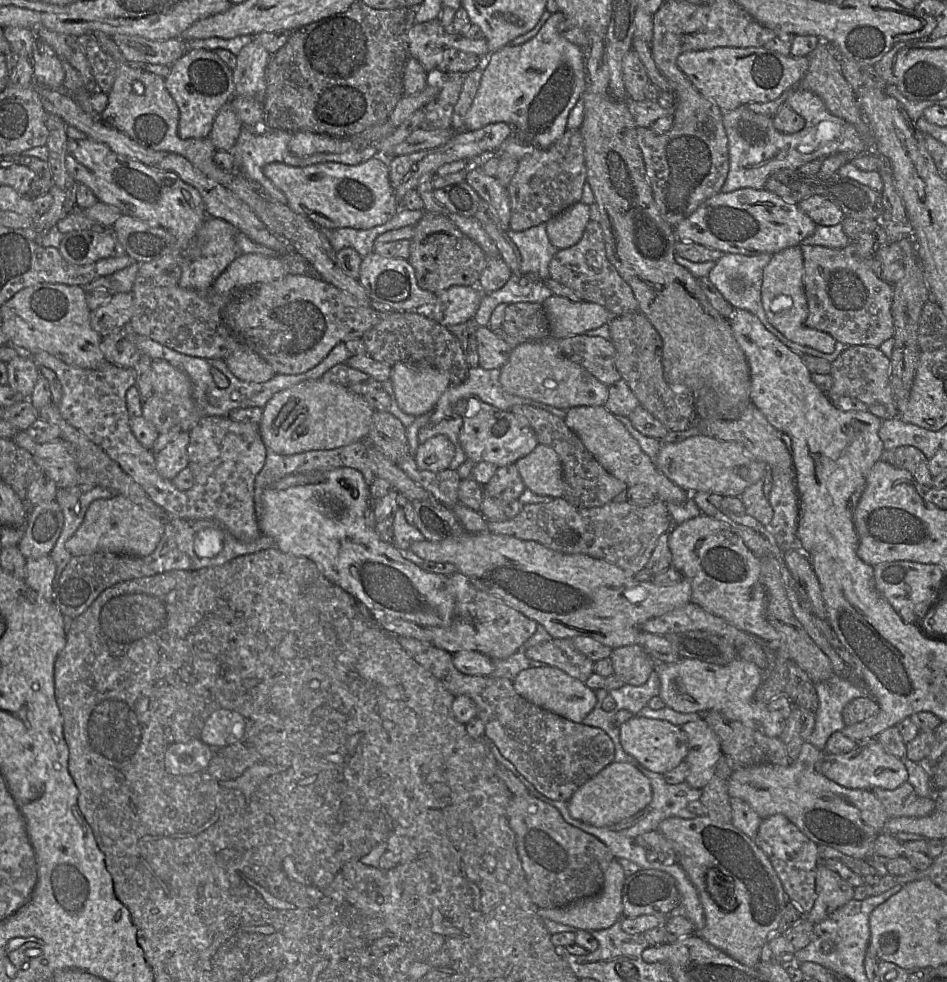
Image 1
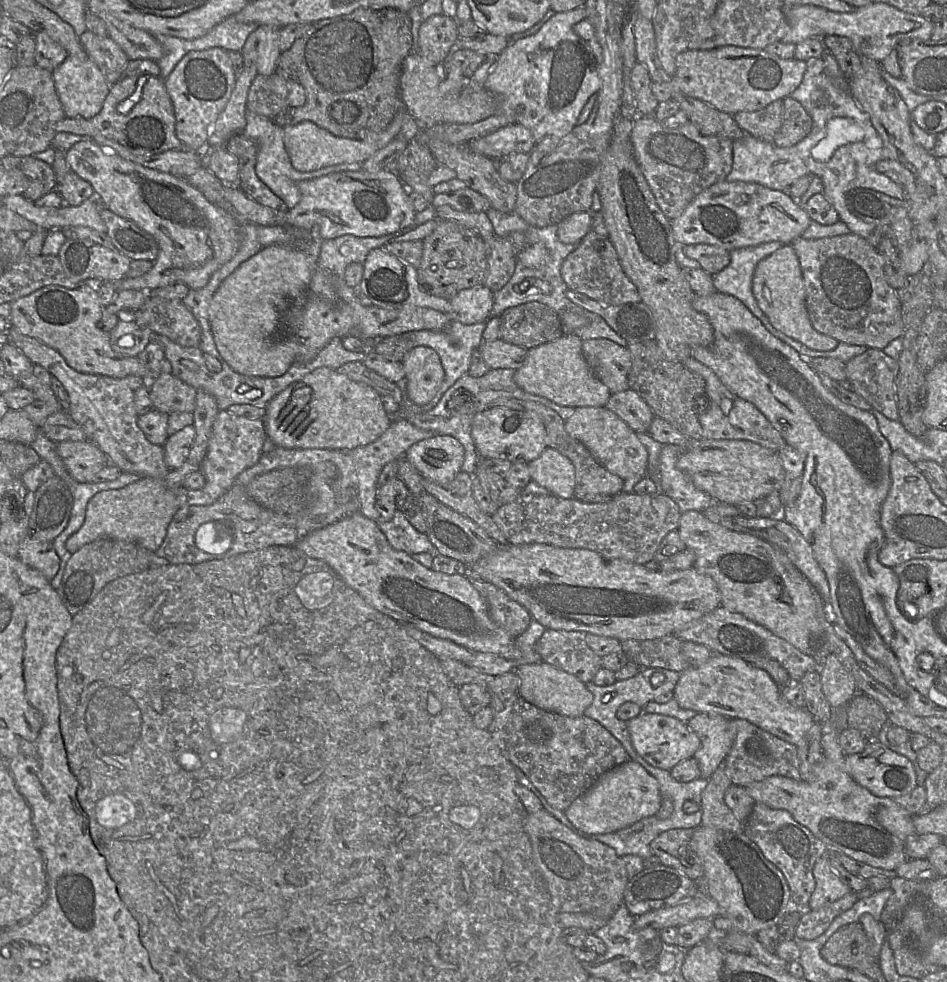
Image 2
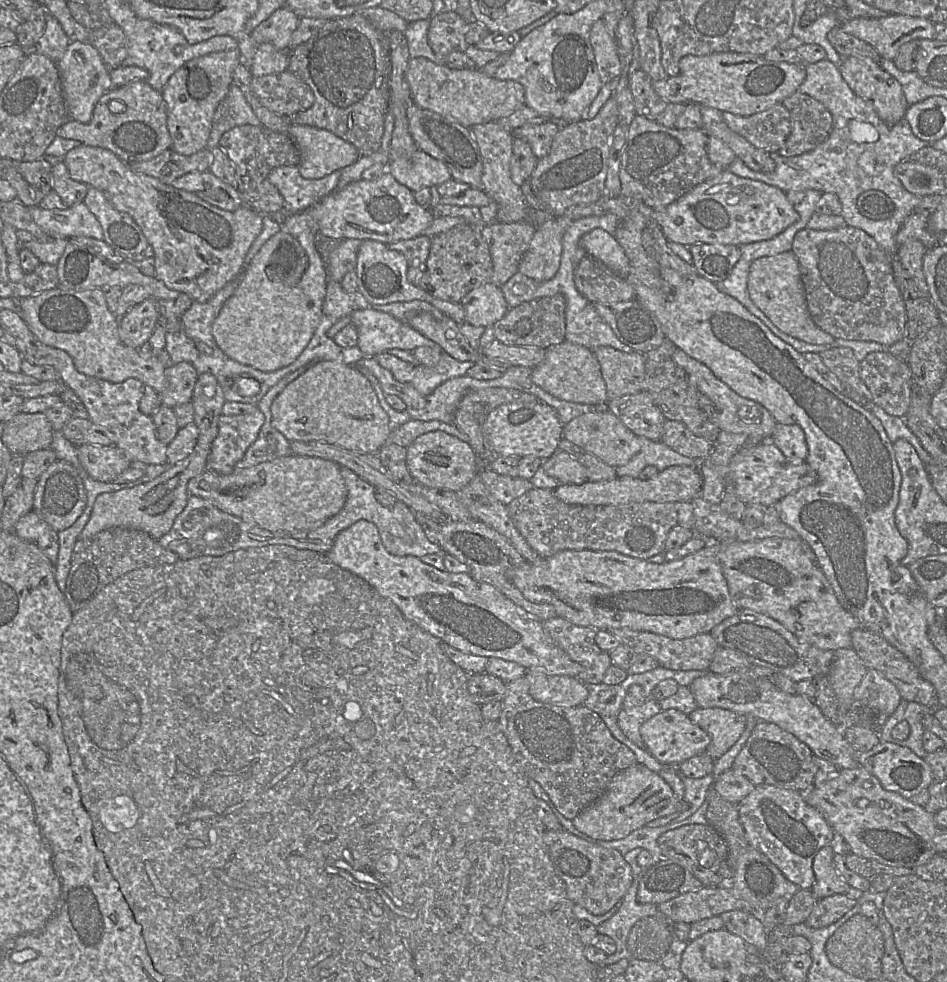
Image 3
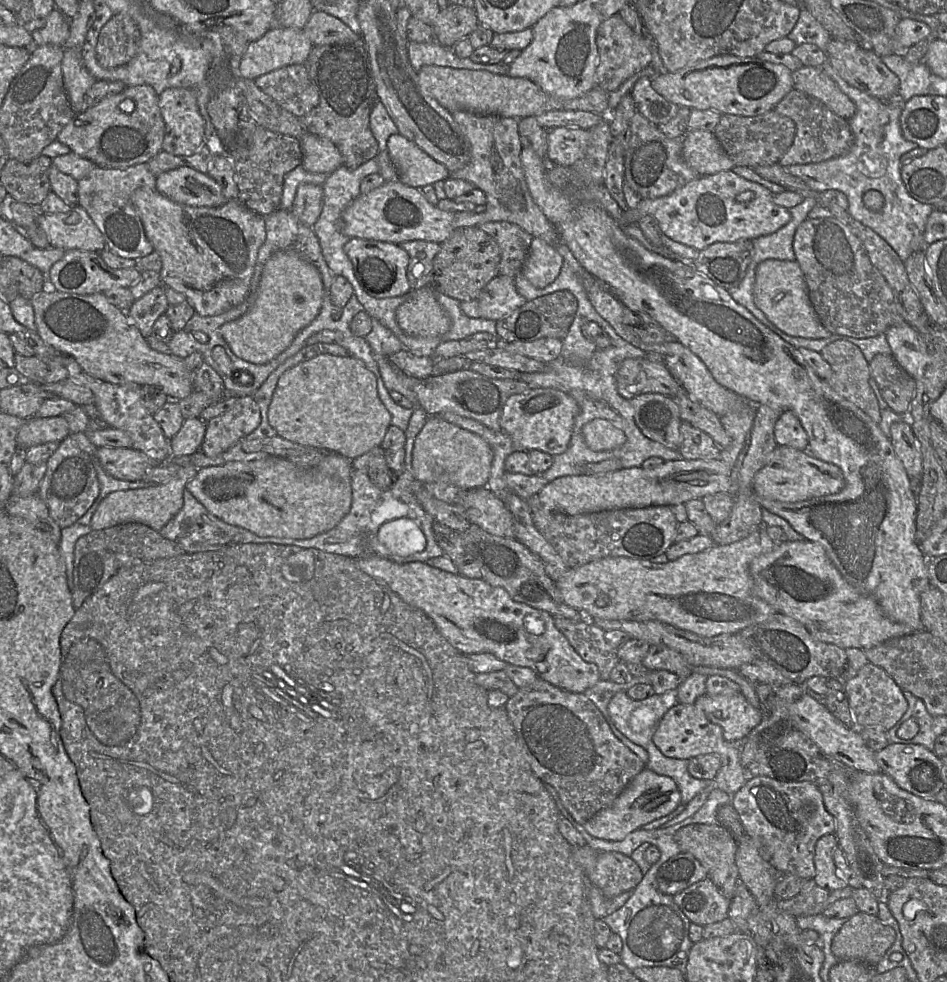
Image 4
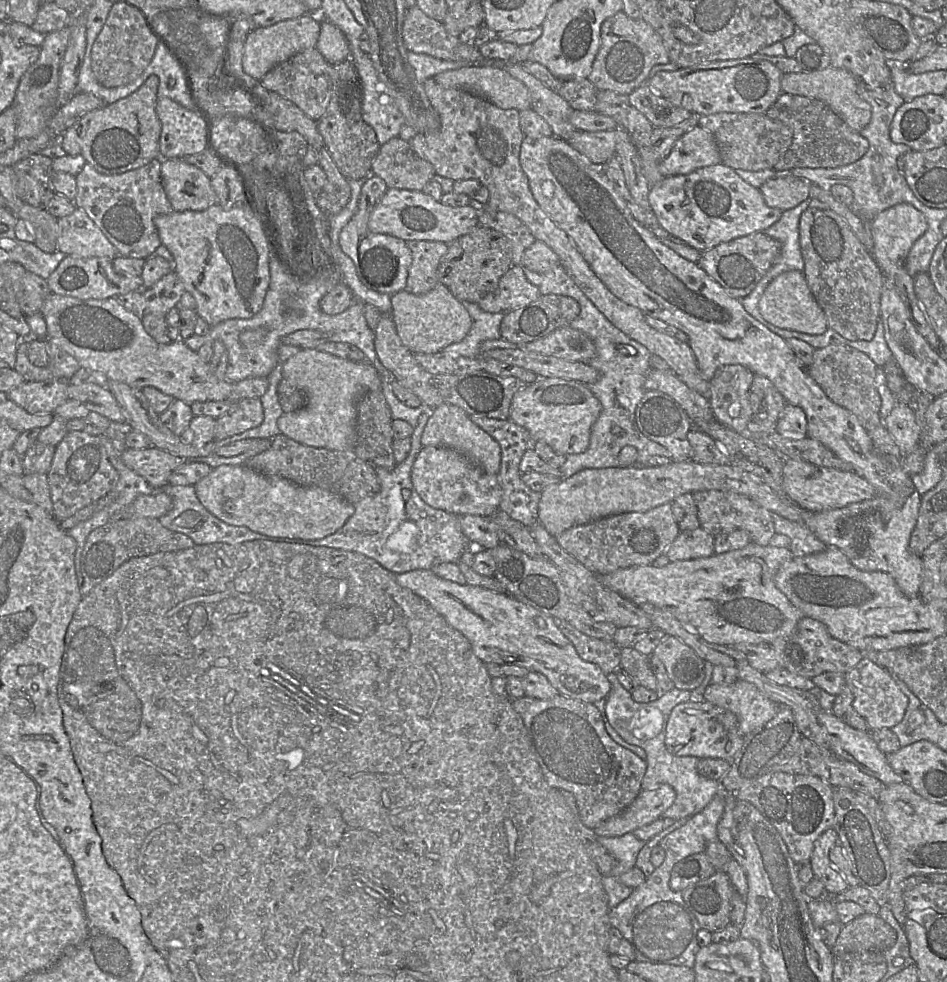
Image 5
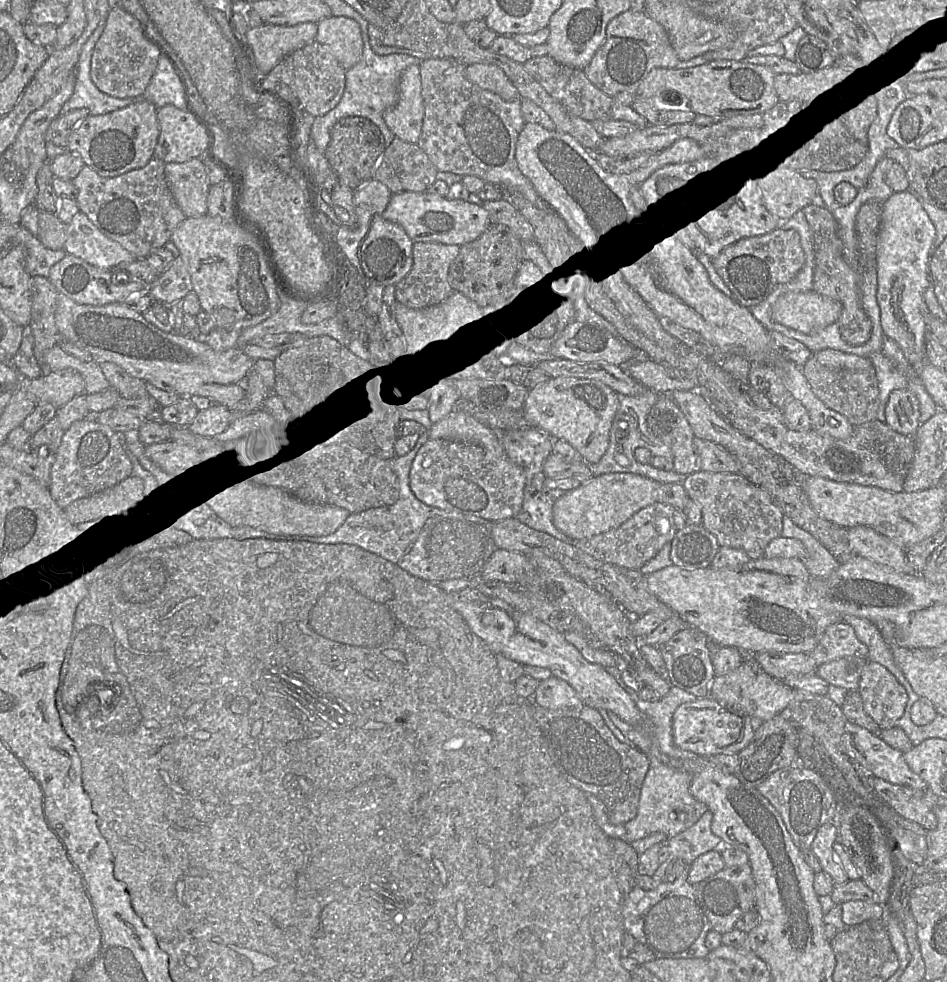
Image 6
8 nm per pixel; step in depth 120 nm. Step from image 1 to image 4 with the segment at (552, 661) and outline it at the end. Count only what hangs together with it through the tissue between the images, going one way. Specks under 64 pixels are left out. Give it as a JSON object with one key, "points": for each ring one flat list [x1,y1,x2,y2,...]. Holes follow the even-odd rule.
{"points":[[554,617,554,624,585,662,598,667,600,680,609,680,612,669,620,659,617,649,605,640,604,630,589,619,575,621]]}

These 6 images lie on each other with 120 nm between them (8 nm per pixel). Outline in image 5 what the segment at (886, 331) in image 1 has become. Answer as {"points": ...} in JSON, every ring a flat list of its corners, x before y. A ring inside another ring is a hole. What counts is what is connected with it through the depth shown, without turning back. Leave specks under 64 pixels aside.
{"points":[[808,207,801,214,799,242,804,261,803,274,815,300,825,313,828,328,847,340,872,340,880,320,880,300,885,277,870,251,854,235,847,222,830,209]]}

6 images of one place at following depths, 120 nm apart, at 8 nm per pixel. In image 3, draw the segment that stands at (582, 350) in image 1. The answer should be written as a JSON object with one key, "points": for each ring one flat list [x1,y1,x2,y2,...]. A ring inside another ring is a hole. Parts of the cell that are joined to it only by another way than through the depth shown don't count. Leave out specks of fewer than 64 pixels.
{"points":[[610,346,598,347,593,352,600,365,608,399,644,391,645,354,626,353]]}

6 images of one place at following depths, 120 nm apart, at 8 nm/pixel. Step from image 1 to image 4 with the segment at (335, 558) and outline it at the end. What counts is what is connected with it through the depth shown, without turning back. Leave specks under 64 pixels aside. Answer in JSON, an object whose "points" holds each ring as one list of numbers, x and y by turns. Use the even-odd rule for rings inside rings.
{"points":[[374,554,357,558,357,565,404,602,428,615,441,635,464,655,493,654,508,664,528,667,539,678,573,693,583,693,600,680,598,667,580,657,556,628,552,615,514,601,502,587,492,586,482,578,451,574,426,562,399,564]]}

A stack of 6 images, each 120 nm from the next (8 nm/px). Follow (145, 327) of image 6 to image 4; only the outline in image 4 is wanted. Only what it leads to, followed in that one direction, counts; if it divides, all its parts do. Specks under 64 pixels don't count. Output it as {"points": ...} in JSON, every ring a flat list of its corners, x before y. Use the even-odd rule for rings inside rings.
{"points":[[48,287,35,295,30,302,34,310,36,331,41,339,56,350,74,357,85,373,113,384,136,383,141,386,155,386,170,400,184,399,194,391,193,374,186,368,184,358,152,349,127,313,111,304,103,293,64,293]]}

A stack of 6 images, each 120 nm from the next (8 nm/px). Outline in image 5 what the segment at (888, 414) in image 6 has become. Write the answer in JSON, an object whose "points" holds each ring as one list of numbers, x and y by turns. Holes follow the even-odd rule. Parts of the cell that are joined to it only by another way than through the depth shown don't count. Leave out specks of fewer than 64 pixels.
{"points":[[897,402,890,414,884,418,884,426,895,440,902,457,918,447,921,430,916,423,912,404]]}

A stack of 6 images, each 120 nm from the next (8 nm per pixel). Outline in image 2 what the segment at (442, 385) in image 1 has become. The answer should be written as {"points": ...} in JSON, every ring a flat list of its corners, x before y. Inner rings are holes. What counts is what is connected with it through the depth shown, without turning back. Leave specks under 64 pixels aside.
{"points":[[416,346,401,362,410,400,418,405,430,402,444,379,444,370,437,352,428,346]]}

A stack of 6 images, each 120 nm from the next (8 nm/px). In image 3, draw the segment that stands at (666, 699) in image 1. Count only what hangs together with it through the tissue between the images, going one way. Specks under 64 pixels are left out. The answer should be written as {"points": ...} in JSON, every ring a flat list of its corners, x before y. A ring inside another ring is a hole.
{"points":[[750,671,729,675,706,673,696,678,689,688,700,708,724,708,738,714,750,714,759,721,771,722,805,743,814,755,839,769,859,767,857,755,843,735,842,728,826,718,813,699,800,694,787,694,769,679,752,676]]}

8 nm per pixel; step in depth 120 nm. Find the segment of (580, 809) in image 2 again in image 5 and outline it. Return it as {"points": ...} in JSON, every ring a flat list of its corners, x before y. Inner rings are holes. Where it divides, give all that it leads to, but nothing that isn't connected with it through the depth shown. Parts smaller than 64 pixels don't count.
{"points":[[668,784,651,790,641,790,629,806,599,824,594,828,594,833,603,837,616,837,633,832,662,817,675,798,675,790]]}

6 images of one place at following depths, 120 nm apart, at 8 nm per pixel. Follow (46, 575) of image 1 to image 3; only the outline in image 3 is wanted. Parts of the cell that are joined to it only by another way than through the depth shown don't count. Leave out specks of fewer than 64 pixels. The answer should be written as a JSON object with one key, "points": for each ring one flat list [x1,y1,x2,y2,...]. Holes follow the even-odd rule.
{"points":[[34,510,19,519,14,526,14,533,22,540,36,544,50,562,56,565,59,551,58,532]]}

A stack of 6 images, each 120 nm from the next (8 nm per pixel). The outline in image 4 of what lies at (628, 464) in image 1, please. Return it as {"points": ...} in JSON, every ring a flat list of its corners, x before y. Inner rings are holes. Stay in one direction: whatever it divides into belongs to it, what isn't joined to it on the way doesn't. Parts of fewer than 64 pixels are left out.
{"points":[[594,419,582,428,586,445,593,451,609,451,626,442,625,433,607,420]]}

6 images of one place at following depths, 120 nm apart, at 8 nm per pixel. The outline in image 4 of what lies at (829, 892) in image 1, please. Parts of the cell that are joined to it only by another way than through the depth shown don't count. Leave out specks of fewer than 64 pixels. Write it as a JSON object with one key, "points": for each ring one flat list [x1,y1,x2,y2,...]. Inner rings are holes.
{"points":[[835,832,822,836,816,842,813,881,820,888,837,890,848,886,847,881,840,874,833,860,833,852,836,847,838,847,838,840]]}

